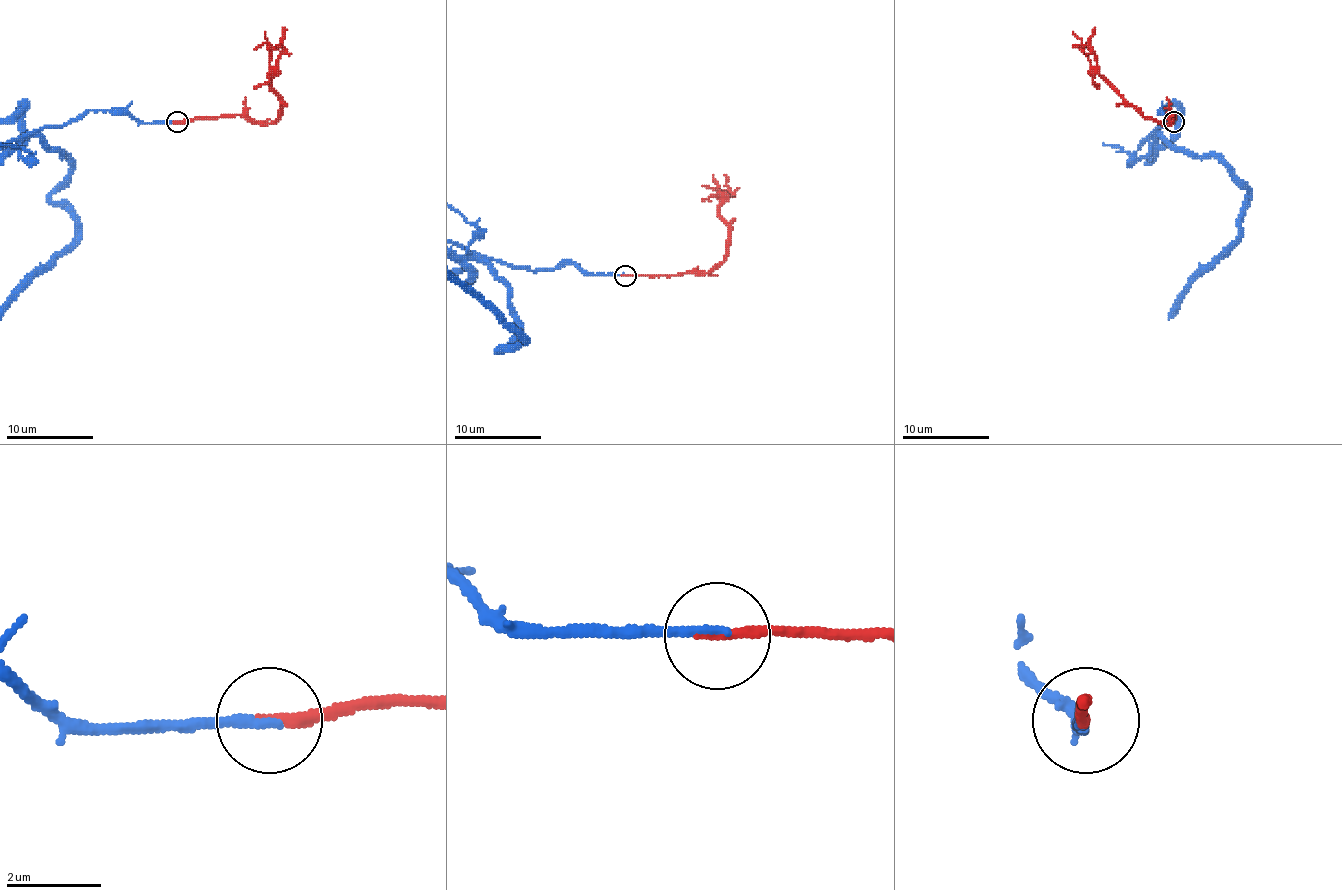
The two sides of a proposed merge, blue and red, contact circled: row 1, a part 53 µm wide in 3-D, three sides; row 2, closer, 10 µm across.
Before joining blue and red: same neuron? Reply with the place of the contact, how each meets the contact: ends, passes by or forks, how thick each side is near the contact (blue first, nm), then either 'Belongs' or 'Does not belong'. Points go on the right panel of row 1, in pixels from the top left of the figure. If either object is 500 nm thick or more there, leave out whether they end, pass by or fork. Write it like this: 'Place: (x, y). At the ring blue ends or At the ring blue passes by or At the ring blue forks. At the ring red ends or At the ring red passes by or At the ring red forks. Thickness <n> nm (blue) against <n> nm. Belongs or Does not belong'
Place: (1173, 122). At the ring blue ends. At the ring red ends. Thickness 200 nm (blue) against 240 nm. Belongs

